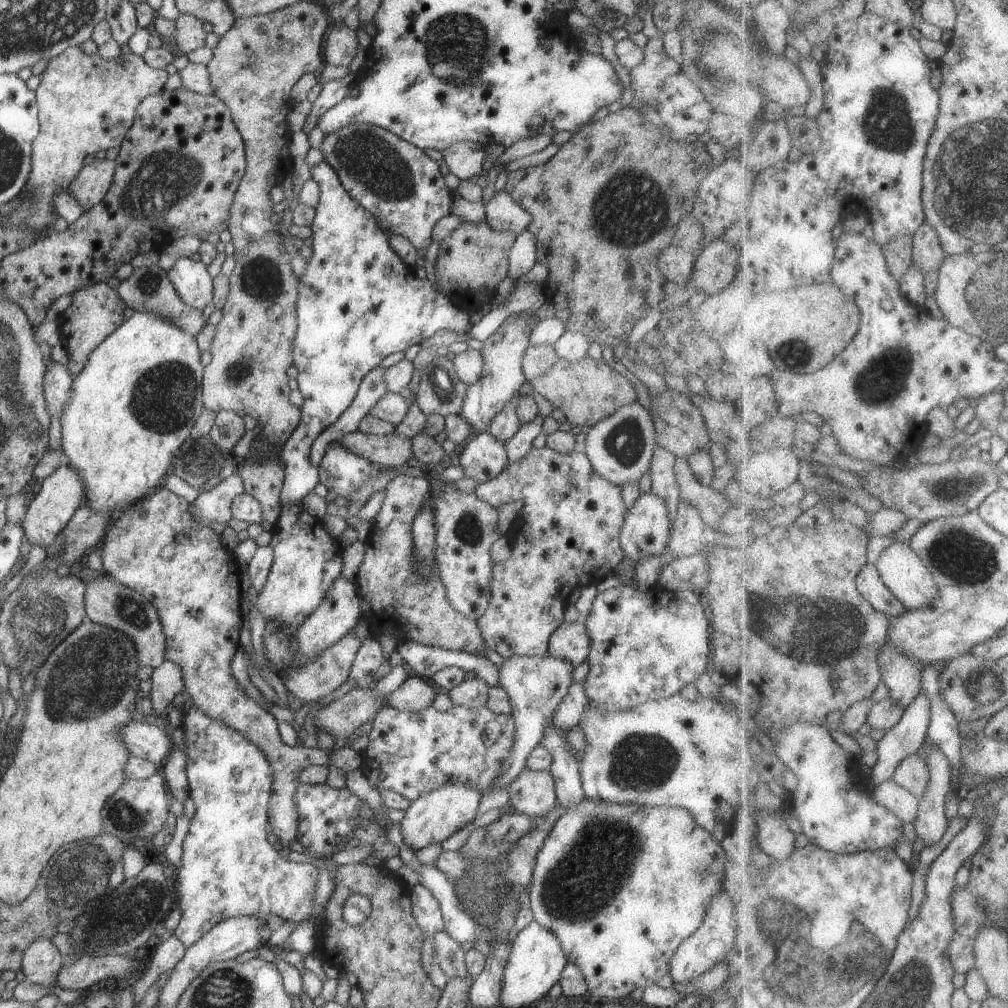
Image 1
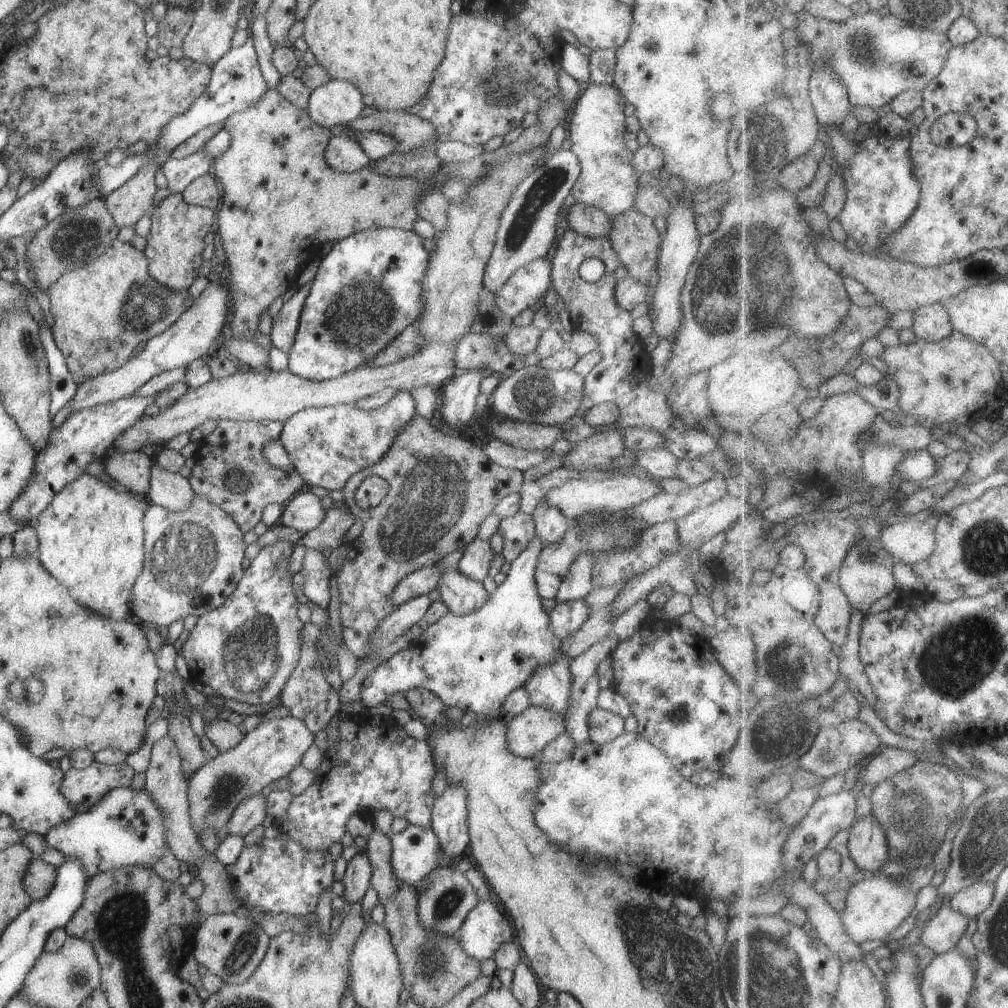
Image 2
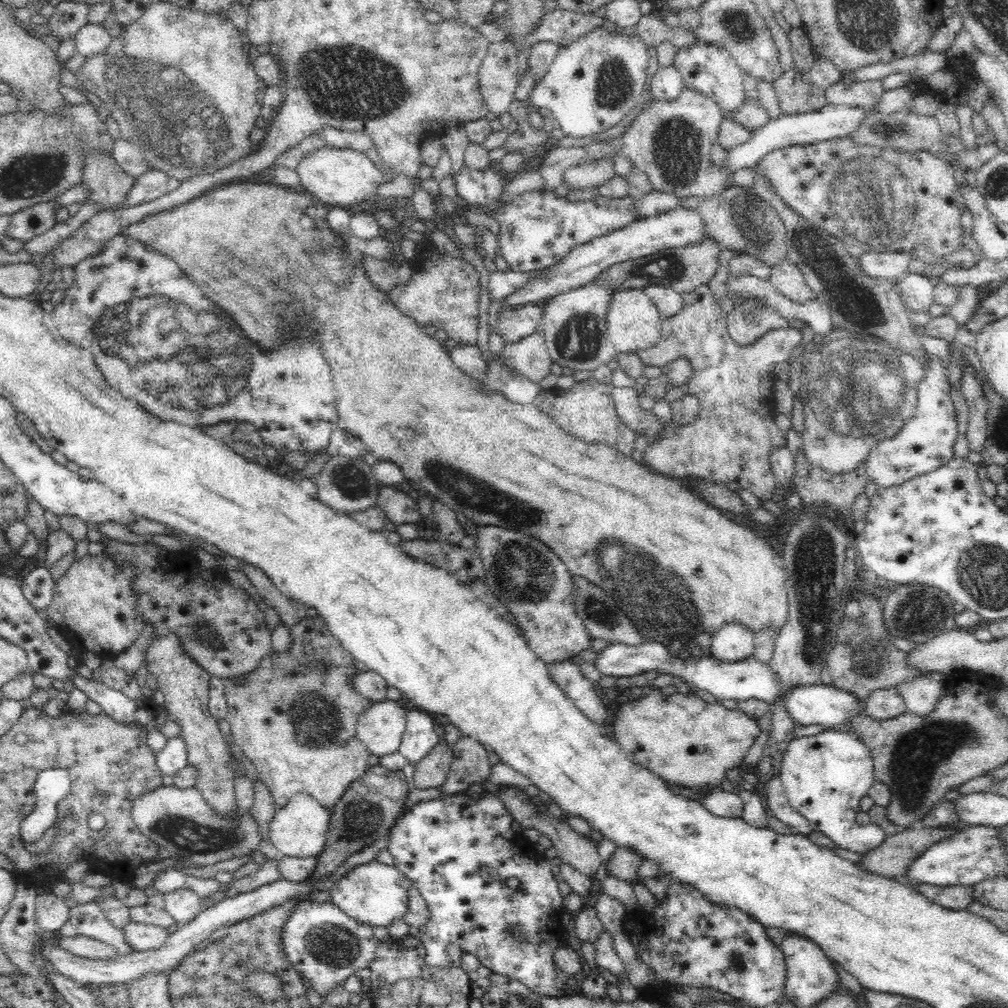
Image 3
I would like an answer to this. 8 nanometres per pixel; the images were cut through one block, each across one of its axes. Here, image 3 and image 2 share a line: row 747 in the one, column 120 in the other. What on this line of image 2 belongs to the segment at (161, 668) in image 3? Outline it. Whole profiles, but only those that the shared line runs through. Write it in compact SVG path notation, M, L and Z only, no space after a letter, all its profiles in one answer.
M150 158L150 160L138 170L136 176L133 176L128 182L125 182L120 188L113 190L104 198L105 204L119 229L124 228L124 226L132 226L136 224L140 218L150 215L153 209L154 194L156 194L157 190L154 175L159 168L161 168L161 166L158 166L158 162Z

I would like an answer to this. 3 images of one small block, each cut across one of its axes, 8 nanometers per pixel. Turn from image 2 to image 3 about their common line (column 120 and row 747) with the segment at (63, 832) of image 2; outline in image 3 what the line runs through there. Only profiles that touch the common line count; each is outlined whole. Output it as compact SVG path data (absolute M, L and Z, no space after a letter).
M827 729L792 740L782 759L779 774L786 800L807 820L812 830L824 834L834 844L860 854L880 846L887 837L878 824L869 822L858 827L856 823L856 814L861 811L860 799L868 794L875 781L870 754L870 749L856 734Z

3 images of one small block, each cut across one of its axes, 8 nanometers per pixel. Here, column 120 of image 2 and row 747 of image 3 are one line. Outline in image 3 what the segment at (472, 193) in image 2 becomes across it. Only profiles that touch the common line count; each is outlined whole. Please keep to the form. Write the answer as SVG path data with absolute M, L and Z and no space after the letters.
M444 738L415 764L411 786L421 789L441 787L448 778L453 761L452 746Z

